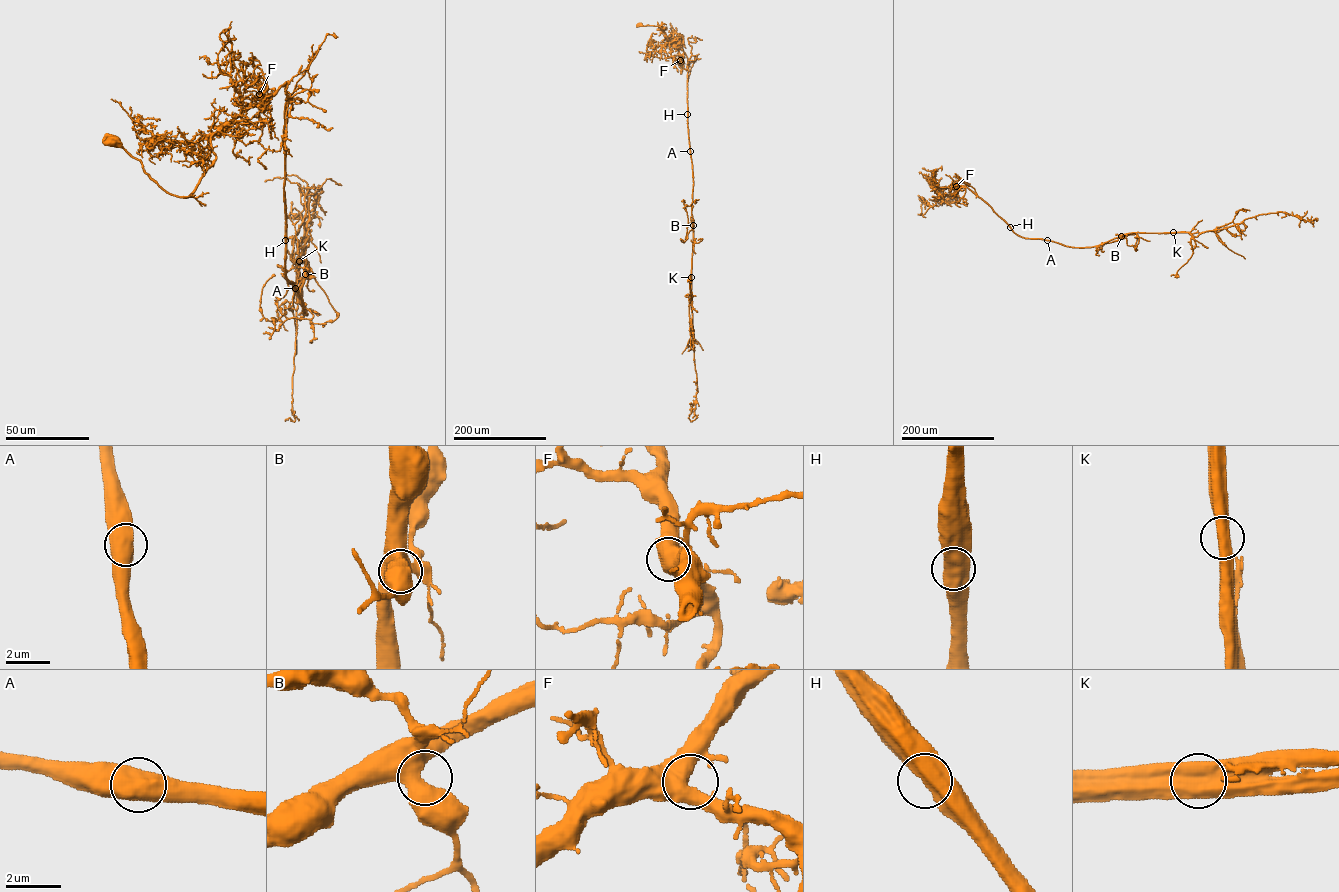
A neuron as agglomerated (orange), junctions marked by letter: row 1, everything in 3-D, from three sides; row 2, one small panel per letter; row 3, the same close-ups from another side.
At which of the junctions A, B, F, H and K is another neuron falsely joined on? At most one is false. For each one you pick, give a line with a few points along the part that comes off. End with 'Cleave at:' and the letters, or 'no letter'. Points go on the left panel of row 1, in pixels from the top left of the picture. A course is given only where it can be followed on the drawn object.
K: (299, 261), (297, 257), (294, 263), (290, 257), (305, 212), (303, 191), (296, 182), (285, 178), (264, 181)
Cleave at: K

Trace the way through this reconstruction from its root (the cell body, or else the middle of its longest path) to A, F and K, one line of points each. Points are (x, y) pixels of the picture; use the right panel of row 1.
A: (920, 199), (923, 215), (936, 204), (941, 191), (951, 184), (959, 183), (983, 200), (1018, 235), (1047, 240)
F: (920, 199), (923, 215), (936, 204), (941, 191), (956, 186)
K: (920, 199), (923, 215), (941, 191), (959, 183), (1018, 235), (1069, 246), (1094, 246), (1133, 232), (1173, 232)

